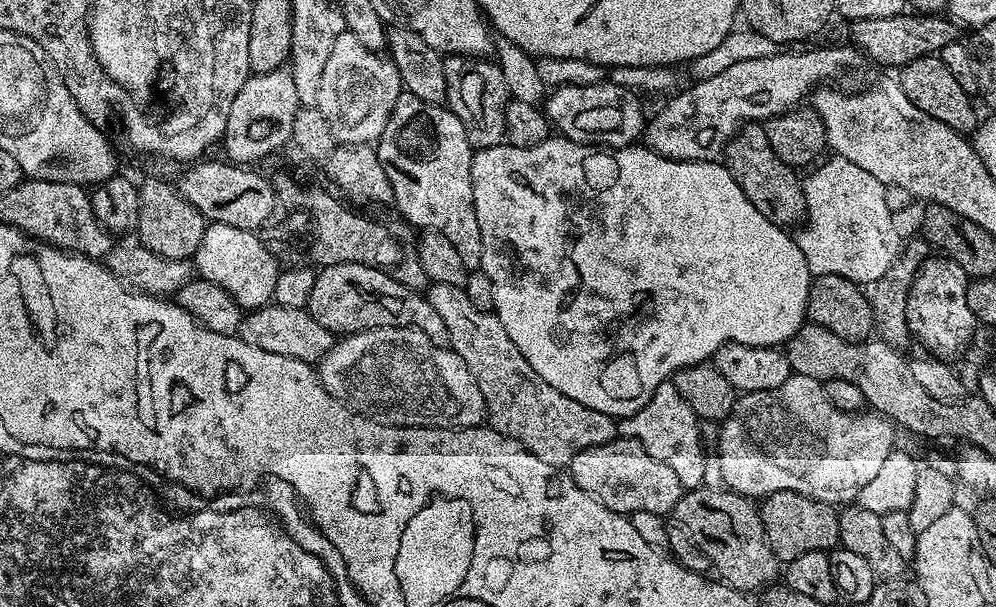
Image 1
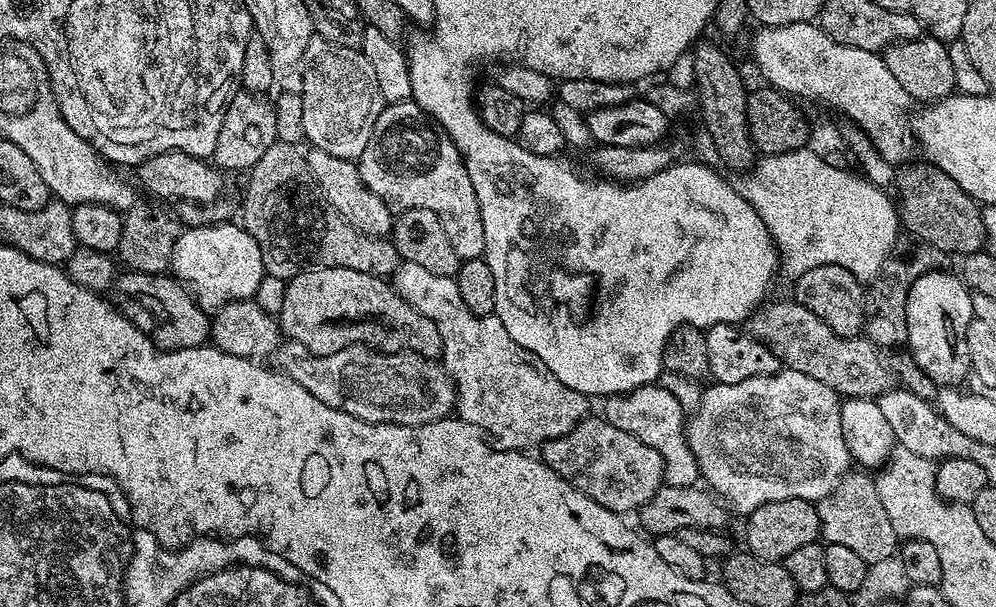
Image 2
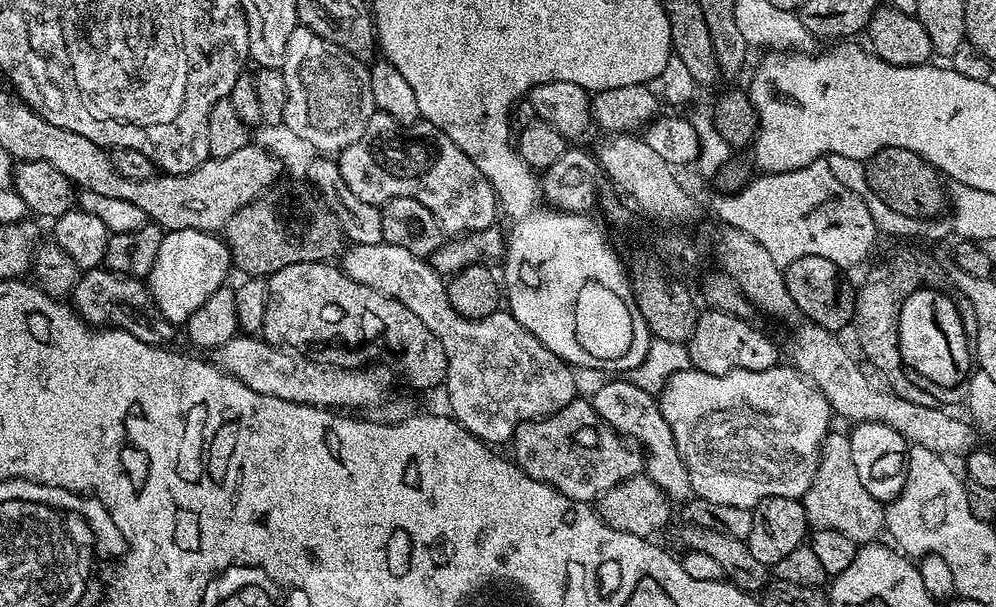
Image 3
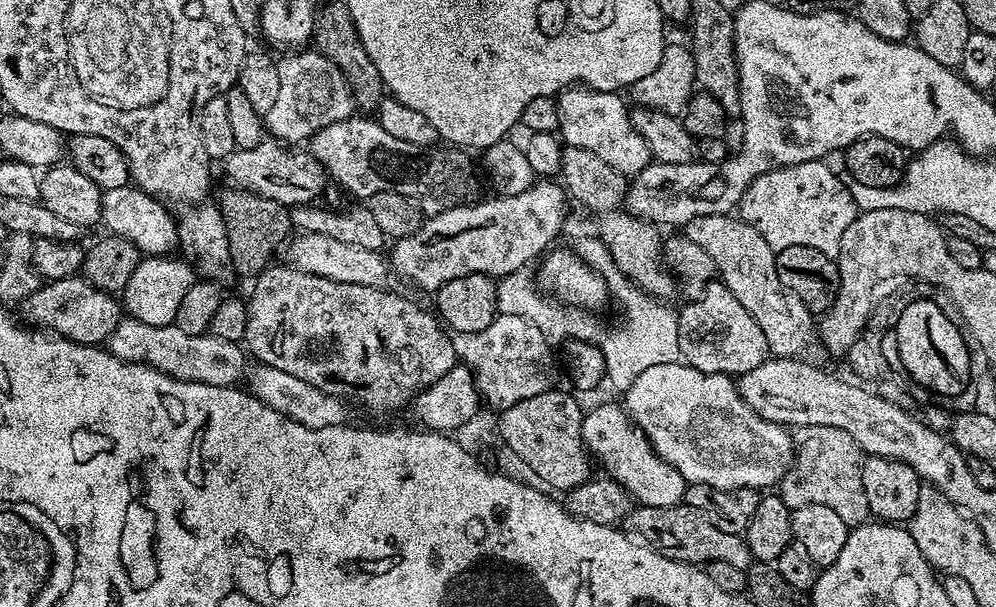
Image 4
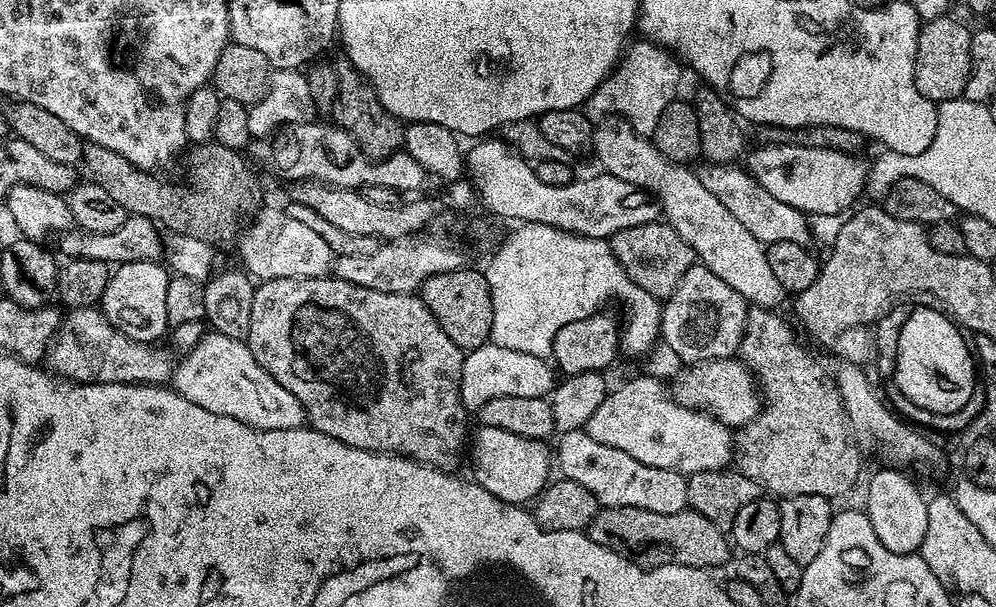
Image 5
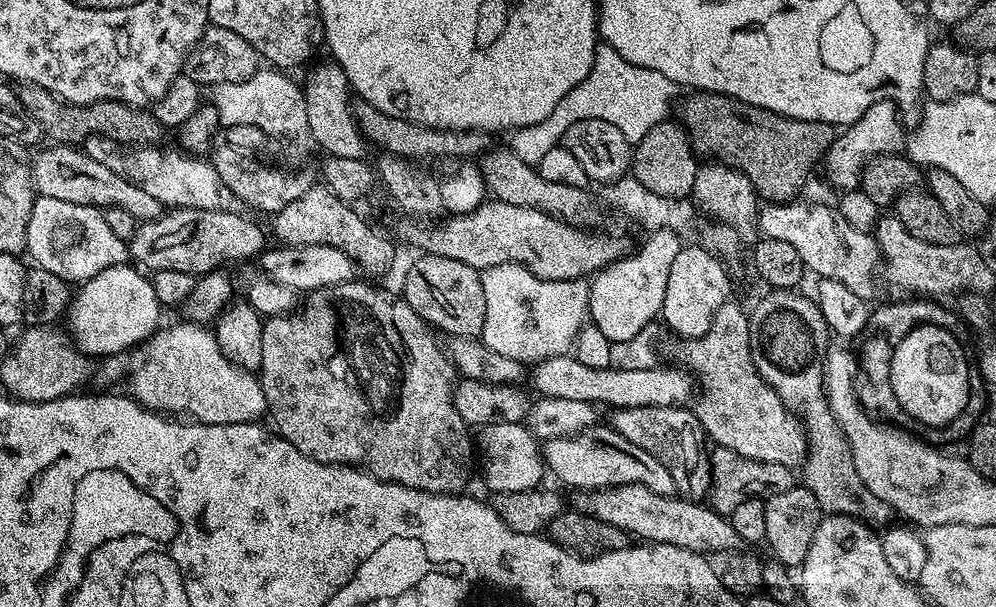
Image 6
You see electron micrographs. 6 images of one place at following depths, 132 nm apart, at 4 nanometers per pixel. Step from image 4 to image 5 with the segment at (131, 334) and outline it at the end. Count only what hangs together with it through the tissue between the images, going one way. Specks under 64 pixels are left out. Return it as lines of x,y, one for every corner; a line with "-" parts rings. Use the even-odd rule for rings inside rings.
99,307
74,308
63,313
60,329
56,331
56,336
48,347
46,364
55,375
66,380
74,380
78,384
159,384
164,386
171,381
178,360
172,348
156,347
160,346
126,338
122,330
118,330
105,318

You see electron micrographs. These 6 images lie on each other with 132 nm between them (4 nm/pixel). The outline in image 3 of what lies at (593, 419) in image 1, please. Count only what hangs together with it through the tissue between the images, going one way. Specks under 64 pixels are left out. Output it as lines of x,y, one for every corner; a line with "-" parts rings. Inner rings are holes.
352,244
345,247
342,253
342,267
347,276
354,278
354,282
362,282
362,286
370,286
370,290
378,290
378,294
402,302
406,310
414,310
424,325
430,326
448,356
446,385
451,415
466,431
475,434
485,444
497,446
503,440
504,443
511,441
522,422
552,416
571,400
577,399
576,376
564,365
567,363
561,357
551,352
537,336
530,334
530,330
519,324
507,310
495,312
481,320
462,318
462,314
450,306
445,277
435,272
425,257
410,254
410,250
402,250
402,246
393,244

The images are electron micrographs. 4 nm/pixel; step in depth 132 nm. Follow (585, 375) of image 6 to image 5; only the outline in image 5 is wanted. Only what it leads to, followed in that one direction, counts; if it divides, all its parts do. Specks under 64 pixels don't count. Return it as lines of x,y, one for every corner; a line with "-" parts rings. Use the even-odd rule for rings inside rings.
489,342
471,349
465,355
460,379
460,397
465,409
478,410
483,404
490,402
490,398
547,397
557,383
557,373
545,357
524,354
522,350
506,350
506,346
-
736,358
704,360
701,364
687,365
674,380
670,391
682,406
708,412
733,430
739,430
756,419
762,407
762,396
754,373

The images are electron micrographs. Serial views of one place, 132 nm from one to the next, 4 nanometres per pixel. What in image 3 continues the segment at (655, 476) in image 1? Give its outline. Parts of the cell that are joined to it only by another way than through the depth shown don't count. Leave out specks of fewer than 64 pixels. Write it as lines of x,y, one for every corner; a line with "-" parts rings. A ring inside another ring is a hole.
583,398
571,400
552,416
522,422
511,438
510,447
514,463
526,475
557,488
562,495
577,504
599,501
606,490
642,472
641,453
606,421
601,420
591,403

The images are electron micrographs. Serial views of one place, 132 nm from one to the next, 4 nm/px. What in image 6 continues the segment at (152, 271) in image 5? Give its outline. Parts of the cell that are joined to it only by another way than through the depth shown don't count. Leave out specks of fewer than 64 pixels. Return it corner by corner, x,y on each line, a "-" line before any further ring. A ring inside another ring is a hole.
131,263
119,264
102,270
102,274
94,274
94,278
75,289
66,313
67,331
73,345
85,356
101,358
135,349
161,327
162,305
155,296
151,279
143,274

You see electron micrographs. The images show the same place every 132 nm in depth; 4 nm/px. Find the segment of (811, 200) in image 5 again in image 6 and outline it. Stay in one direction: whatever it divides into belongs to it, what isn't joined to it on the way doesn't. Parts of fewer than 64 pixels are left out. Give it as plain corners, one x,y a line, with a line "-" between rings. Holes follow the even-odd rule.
890,100
874,102
862,118
858,118
853,124
847,125
842,134
837,135
836,140
828,147
822,161
822,169
828,175
828,180
836,188
841,188
841,193
848,193
861,187
861,172
864,171
866,161
878,156
891,156
899,153
906,144
906,132
900,129
896,121
897,105

